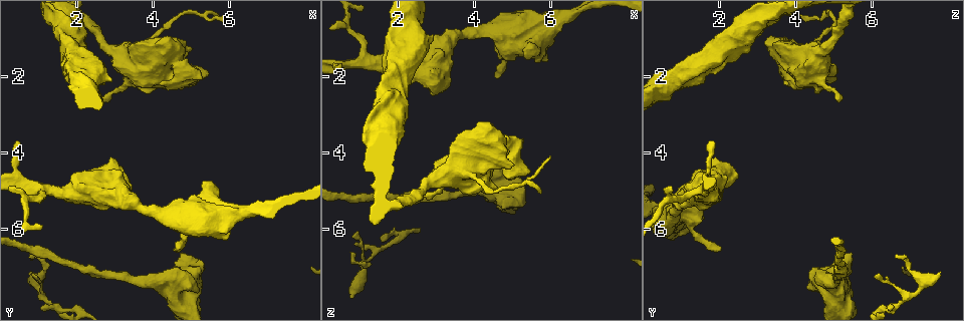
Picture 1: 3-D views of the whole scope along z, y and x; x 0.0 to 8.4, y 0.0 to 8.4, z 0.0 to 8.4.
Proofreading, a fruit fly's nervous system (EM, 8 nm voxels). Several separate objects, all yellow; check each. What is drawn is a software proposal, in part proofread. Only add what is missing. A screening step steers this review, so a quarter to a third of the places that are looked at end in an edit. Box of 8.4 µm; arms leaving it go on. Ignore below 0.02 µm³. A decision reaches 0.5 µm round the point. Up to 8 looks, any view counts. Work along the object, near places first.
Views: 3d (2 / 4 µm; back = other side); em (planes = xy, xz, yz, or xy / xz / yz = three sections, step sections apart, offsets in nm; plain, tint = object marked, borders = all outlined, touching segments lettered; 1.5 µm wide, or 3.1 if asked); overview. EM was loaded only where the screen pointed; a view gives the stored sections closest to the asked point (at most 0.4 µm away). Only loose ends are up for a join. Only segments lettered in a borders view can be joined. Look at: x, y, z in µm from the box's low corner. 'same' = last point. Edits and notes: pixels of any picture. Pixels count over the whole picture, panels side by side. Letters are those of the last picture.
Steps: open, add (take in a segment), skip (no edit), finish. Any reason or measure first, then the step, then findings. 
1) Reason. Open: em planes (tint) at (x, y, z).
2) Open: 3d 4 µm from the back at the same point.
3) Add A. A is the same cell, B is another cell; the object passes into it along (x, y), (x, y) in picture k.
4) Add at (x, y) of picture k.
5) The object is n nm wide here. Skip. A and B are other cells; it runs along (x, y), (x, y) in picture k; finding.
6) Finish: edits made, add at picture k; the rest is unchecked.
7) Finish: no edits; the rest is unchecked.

Stops while still wide. Open: em planes (borders) at (5.05, 1.30, 4.30).

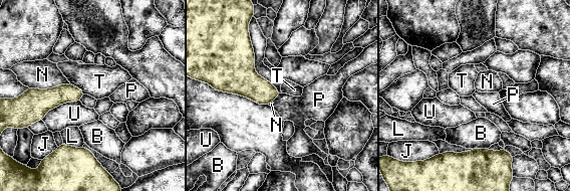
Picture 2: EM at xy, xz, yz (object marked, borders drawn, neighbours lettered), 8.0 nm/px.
Skip. B, J, L, N, P, T and U are other cells; a border runs along (69, 83), (79, 87), (85, 93) in picture 2; none of them fits.

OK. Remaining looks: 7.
Branch stops here. Open: 3d 2 µm at (4.70, 6.60, 5.40).

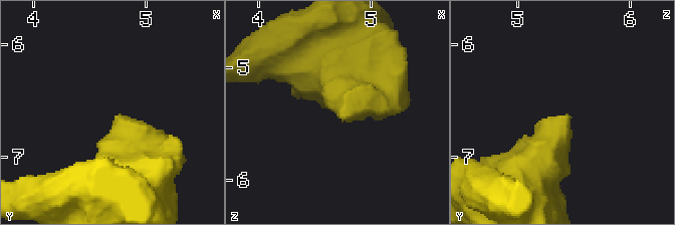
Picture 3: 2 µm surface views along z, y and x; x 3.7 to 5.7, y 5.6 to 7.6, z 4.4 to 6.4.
Shape alone is not enough. Open: em xy step 4 (borders) at (4.72, 6.64, 5.44).

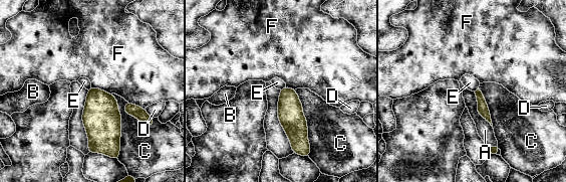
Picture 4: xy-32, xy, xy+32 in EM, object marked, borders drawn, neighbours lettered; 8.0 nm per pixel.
Skip. A, B, C, D, E and F are other cells; a border runs along (285, 85), (280, 89) in picture 4; none of them fits.

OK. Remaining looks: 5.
An open end. Open: em yz step 8 (tint) at (2.85, 4.55, 2.45).

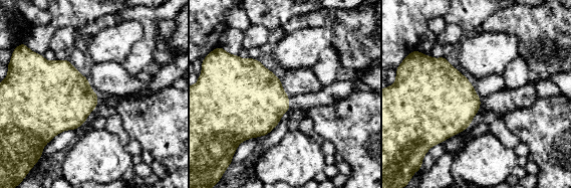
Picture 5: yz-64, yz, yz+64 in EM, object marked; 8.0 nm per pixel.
Open: em planes (borders) at the same point.

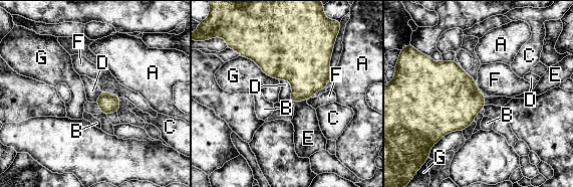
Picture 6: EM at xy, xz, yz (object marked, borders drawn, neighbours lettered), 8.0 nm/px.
Add E. E is the same cell, A, B, C, D, F and G are other cells; the object passes into it along (308, 71), (299, 101), (306, 125) in picture 6; it goes on there.

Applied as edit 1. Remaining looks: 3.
Finish: edits made, add at picture 6; the rest is unchecked.

